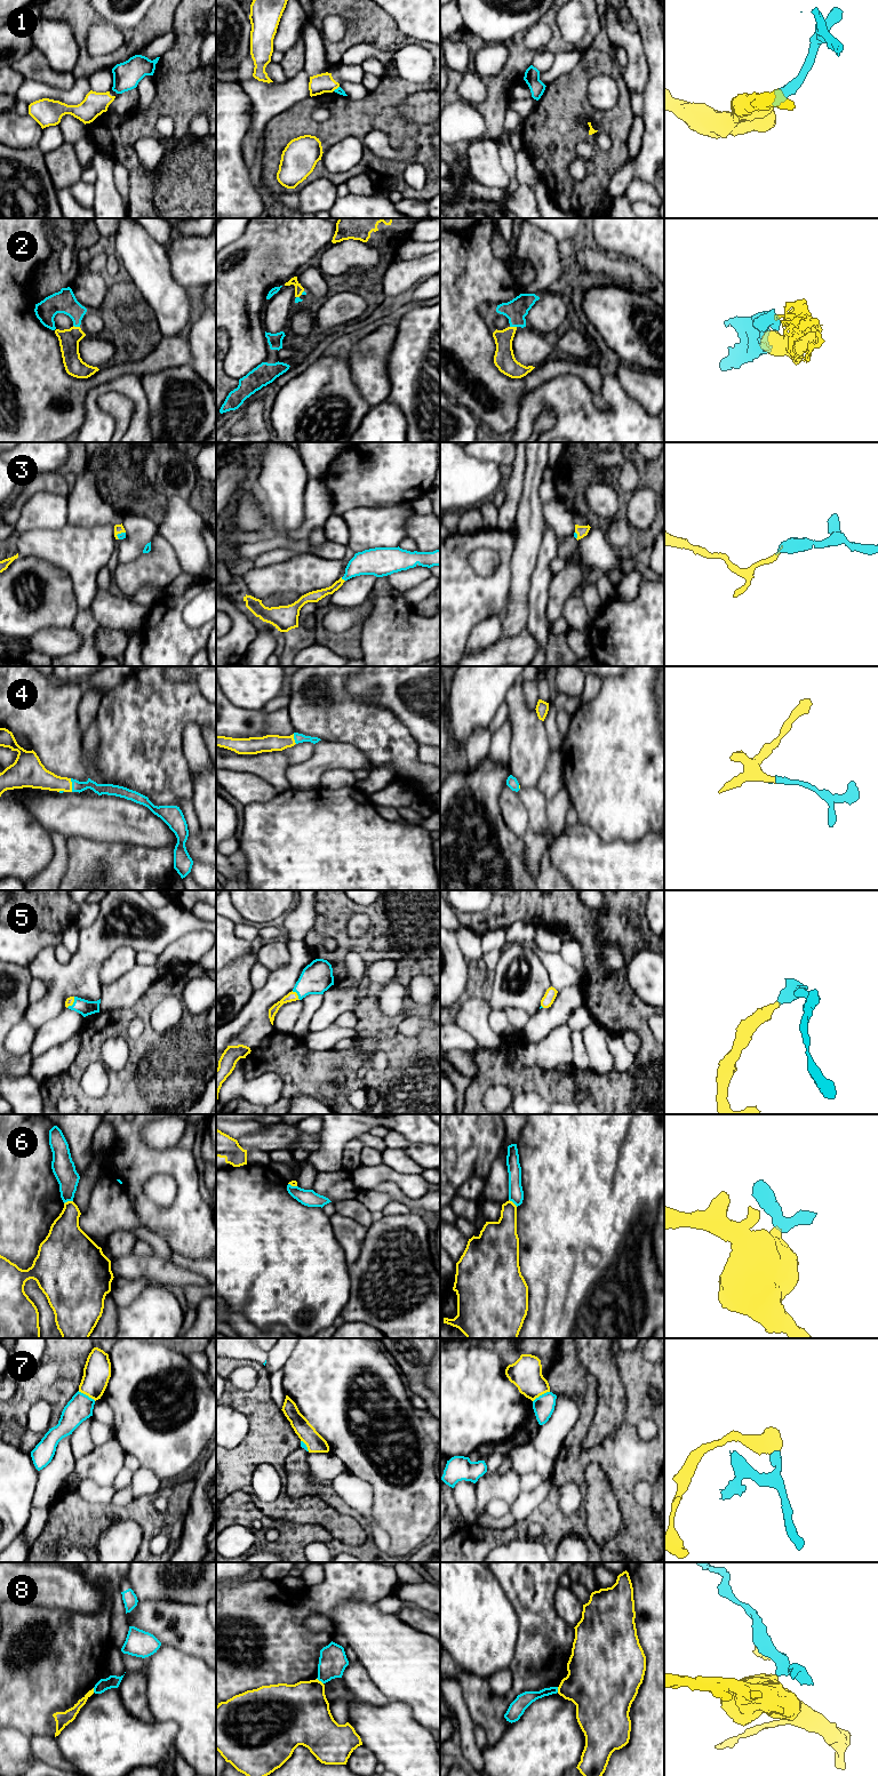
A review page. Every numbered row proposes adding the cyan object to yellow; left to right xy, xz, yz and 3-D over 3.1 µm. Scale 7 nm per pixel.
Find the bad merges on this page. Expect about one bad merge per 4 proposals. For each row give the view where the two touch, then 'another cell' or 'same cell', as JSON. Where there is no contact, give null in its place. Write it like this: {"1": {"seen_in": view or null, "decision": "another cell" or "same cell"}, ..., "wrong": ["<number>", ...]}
{"1": {"seen_in": "xz", "decision": "another cell"}, "2": {"seen_in": "xy", "decision": "same cell"}, "3": {"seen_in": "xz", "decision": "same cell"}, "4": {"seen_in": "xy", "decision": "same cell"}, "5": {"seen_in": "xz", "decision": "same cell"}, "6": {"seen_in": "xy", "decision": "another cell"}, "7": {"seen_in": "xy", "decision": "another cell"}, "8": {"seen_in": "xz", "decision": "another cell"}, "wrong": ["1", "6", "7", "8"]}

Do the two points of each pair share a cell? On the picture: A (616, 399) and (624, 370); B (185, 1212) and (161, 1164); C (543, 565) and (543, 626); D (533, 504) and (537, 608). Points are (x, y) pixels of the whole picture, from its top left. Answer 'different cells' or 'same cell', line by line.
A: different cells
B: same cell
C: same cell
D: different cells

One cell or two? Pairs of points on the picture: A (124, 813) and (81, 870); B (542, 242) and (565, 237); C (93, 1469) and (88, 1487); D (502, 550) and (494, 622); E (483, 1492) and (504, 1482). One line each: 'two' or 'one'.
A: two
B: two
C: two
D: two
E: one

